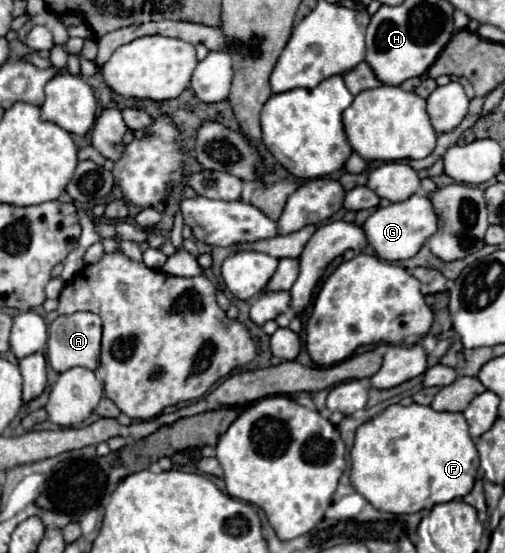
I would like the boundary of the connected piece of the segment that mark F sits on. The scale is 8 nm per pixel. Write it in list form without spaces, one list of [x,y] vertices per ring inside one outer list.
[[[393,404],[361,424],[351,448],[351,486],[377,510],[413,514],[471,492],[479,468],[477,448],[459,412],[435,412],[431,406]]]

